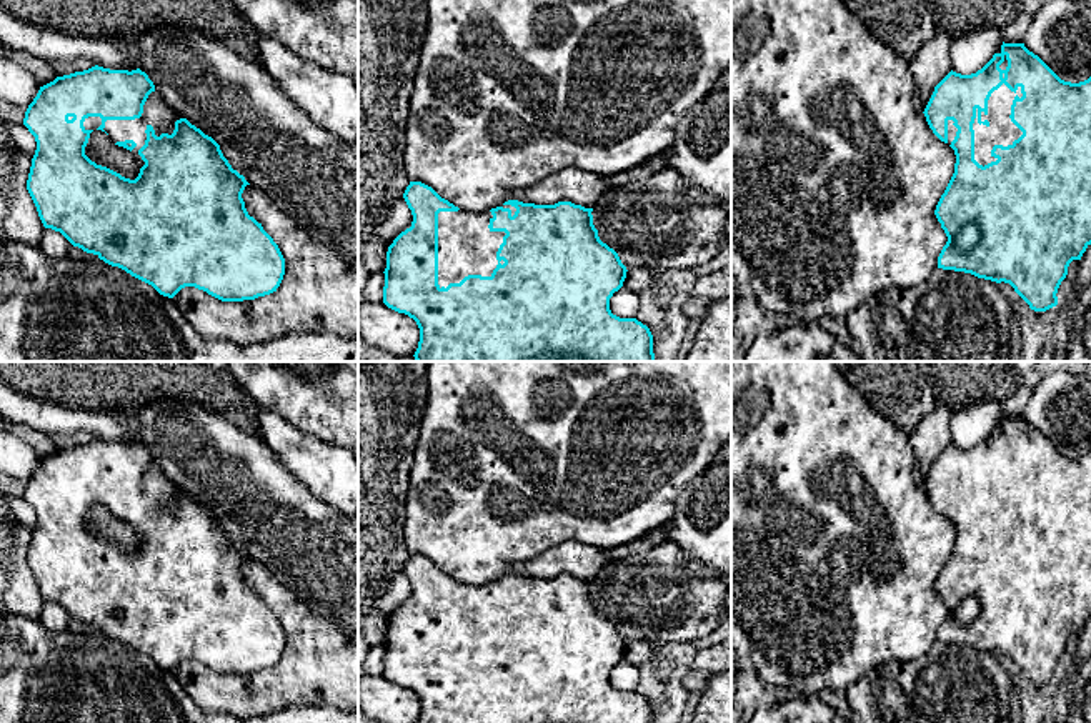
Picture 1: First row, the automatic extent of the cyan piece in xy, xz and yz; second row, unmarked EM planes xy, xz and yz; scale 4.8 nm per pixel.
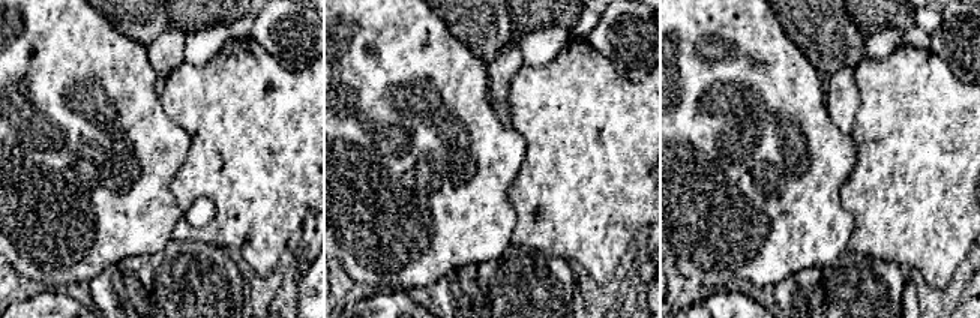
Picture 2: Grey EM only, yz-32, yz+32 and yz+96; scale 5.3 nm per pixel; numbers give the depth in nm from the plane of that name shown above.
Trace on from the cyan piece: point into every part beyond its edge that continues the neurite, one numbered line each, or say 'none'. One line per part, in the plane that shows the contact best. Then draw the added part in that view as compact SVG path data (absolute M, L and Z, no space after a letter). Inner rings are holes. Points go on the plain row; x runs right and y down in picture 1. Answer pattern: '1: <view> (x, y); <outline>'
1: yz (1001, 503); M1004 456L994 463L988 473L988 485L978 485L973 496L974 503L974 533L979 538L996 535L991 528L994 518L1013 518L1023 505L1011 495L1011 478L1014 470L1023 470L1021 460L1011 465Z

